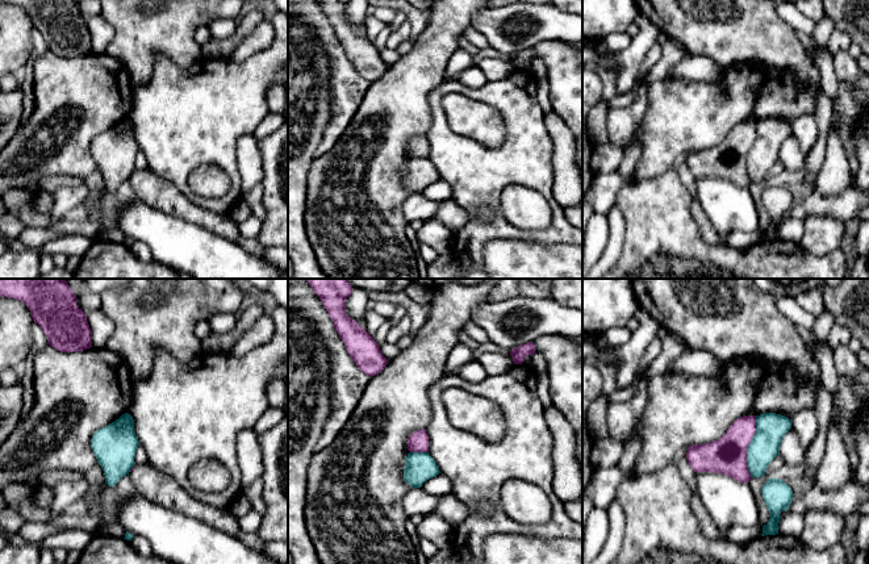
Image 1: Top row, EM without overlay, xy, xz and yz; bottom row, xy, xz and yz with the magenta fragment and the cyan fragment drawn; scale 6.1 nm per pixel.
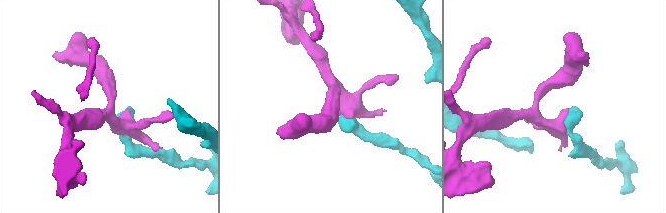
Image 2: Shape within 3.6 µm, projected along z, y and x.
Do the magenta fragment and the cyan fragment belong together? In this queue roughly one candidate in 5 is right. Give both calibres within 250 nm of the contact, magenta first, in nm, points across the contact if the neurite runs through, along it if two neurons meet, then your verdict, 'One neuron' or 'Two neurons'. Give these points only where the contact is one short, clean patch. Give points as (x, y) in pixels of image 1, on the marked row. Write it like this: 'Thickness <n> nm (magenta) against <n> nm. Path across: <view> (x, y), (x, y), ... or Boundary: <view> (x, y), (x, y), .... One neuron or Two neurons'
Thickness 240 nm (magenta) against 190 nm. Boundary: yz (756, 416), (756, 431), (747, 450), (750, 476). Two neurons

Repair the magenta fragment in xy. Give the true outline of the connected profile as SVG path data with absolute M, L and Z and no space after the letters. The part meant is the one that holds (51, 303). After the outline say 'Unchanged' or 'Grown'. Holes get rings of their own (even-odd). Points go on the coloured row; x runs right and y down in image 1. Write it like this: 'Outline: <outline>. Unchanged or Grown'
Outline: M0 279L0 296L22 301L55 350L75 352L92 347L87 316L76 305L76 296L64 279Z. Unchanged

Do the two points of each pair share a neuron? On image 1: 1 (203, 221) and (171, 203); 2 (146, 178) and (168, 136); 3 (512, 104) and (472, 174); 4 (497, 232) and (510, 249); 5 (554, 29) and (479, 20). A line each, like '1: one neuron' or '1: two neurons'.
1: one neuron
2: two neurons
3: one neuron
4: two neurons
5: one neuron

